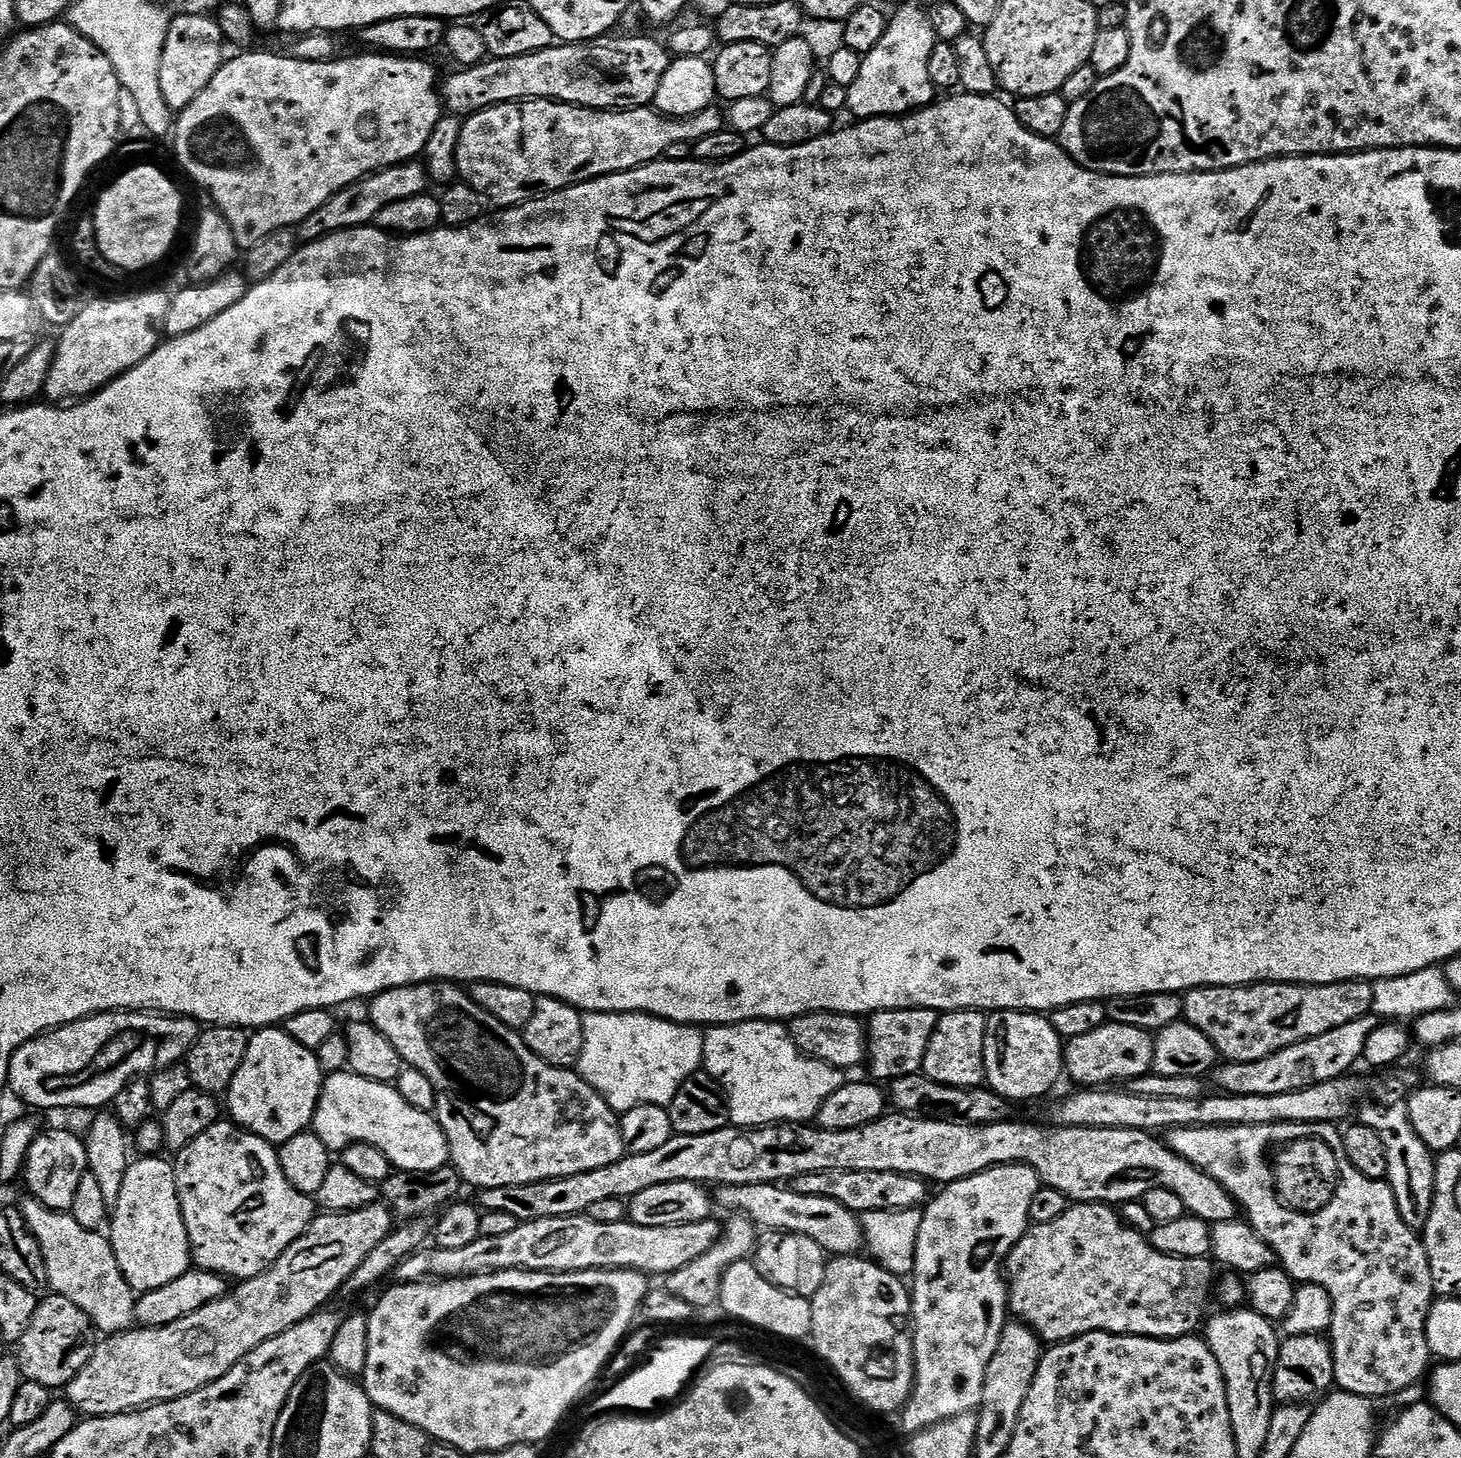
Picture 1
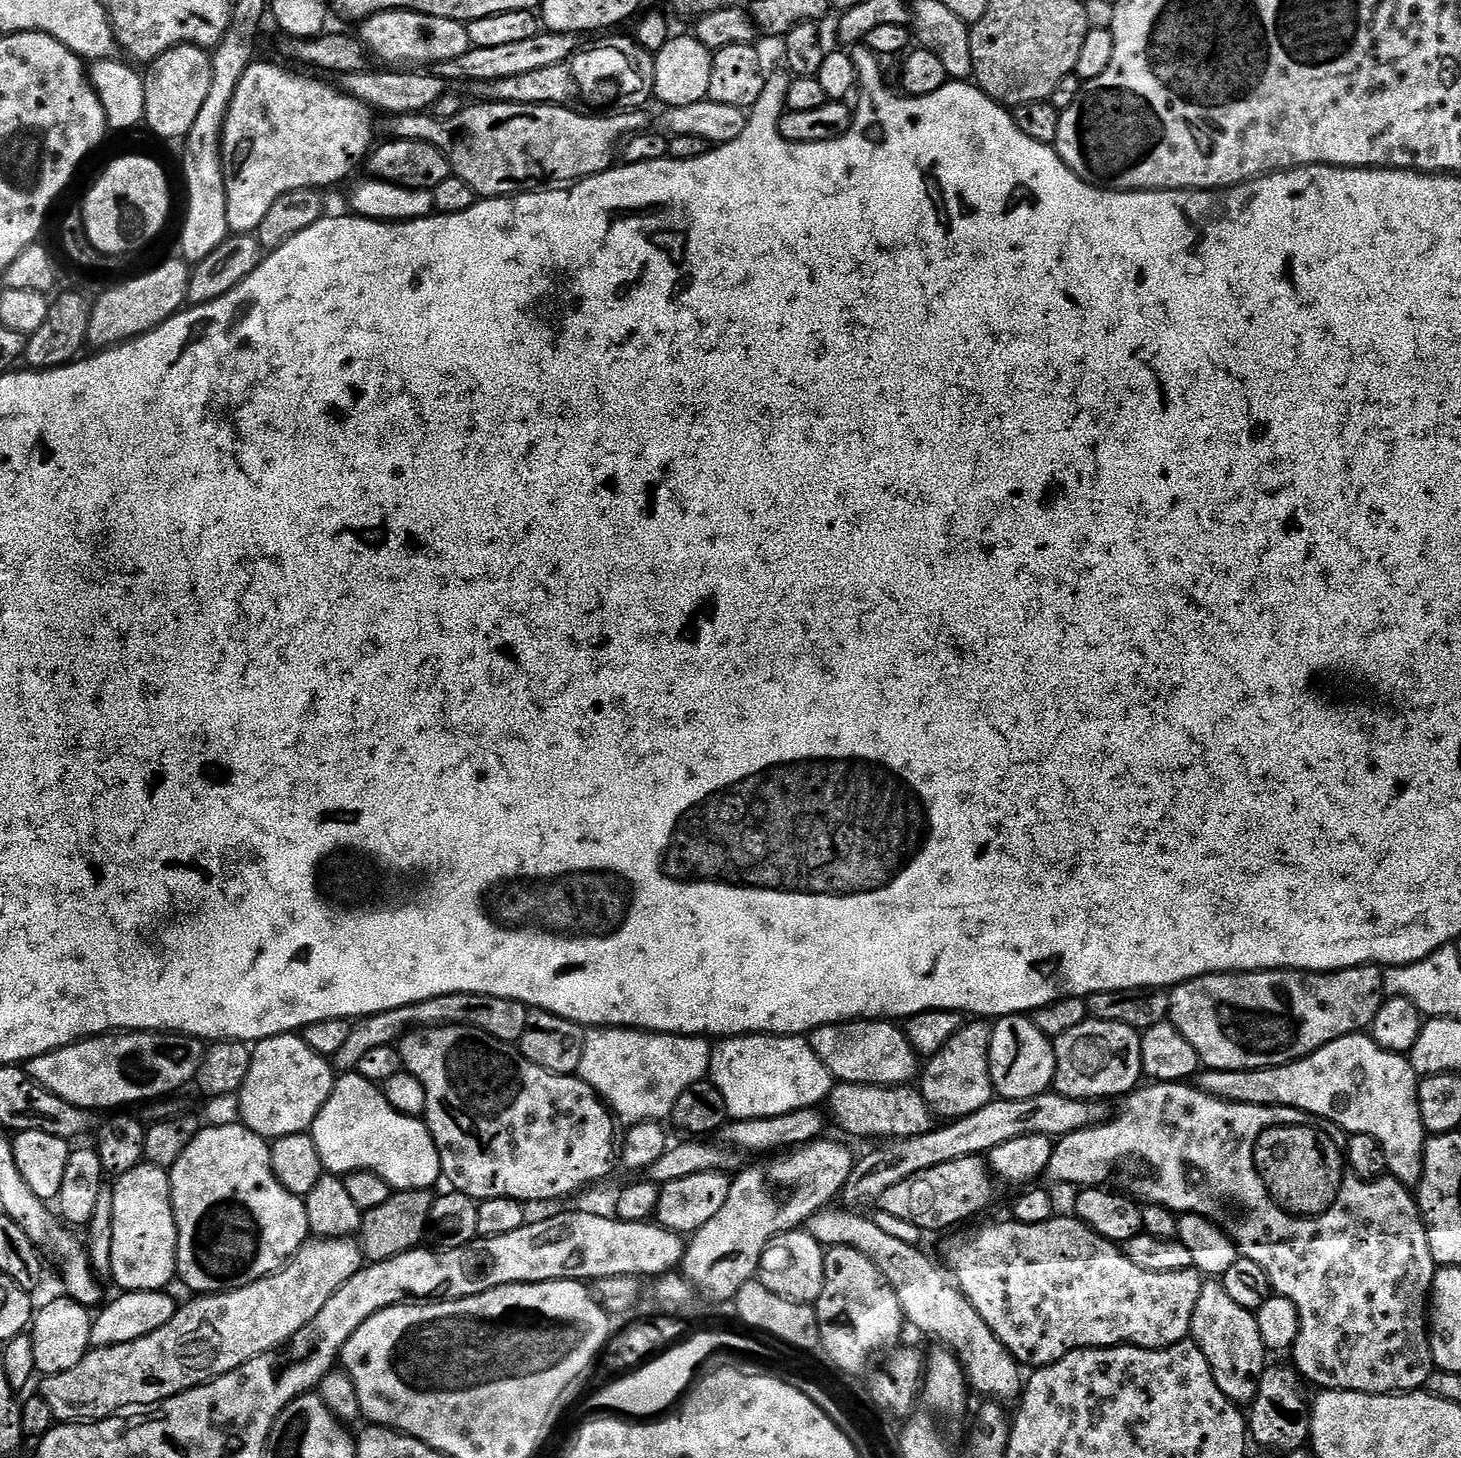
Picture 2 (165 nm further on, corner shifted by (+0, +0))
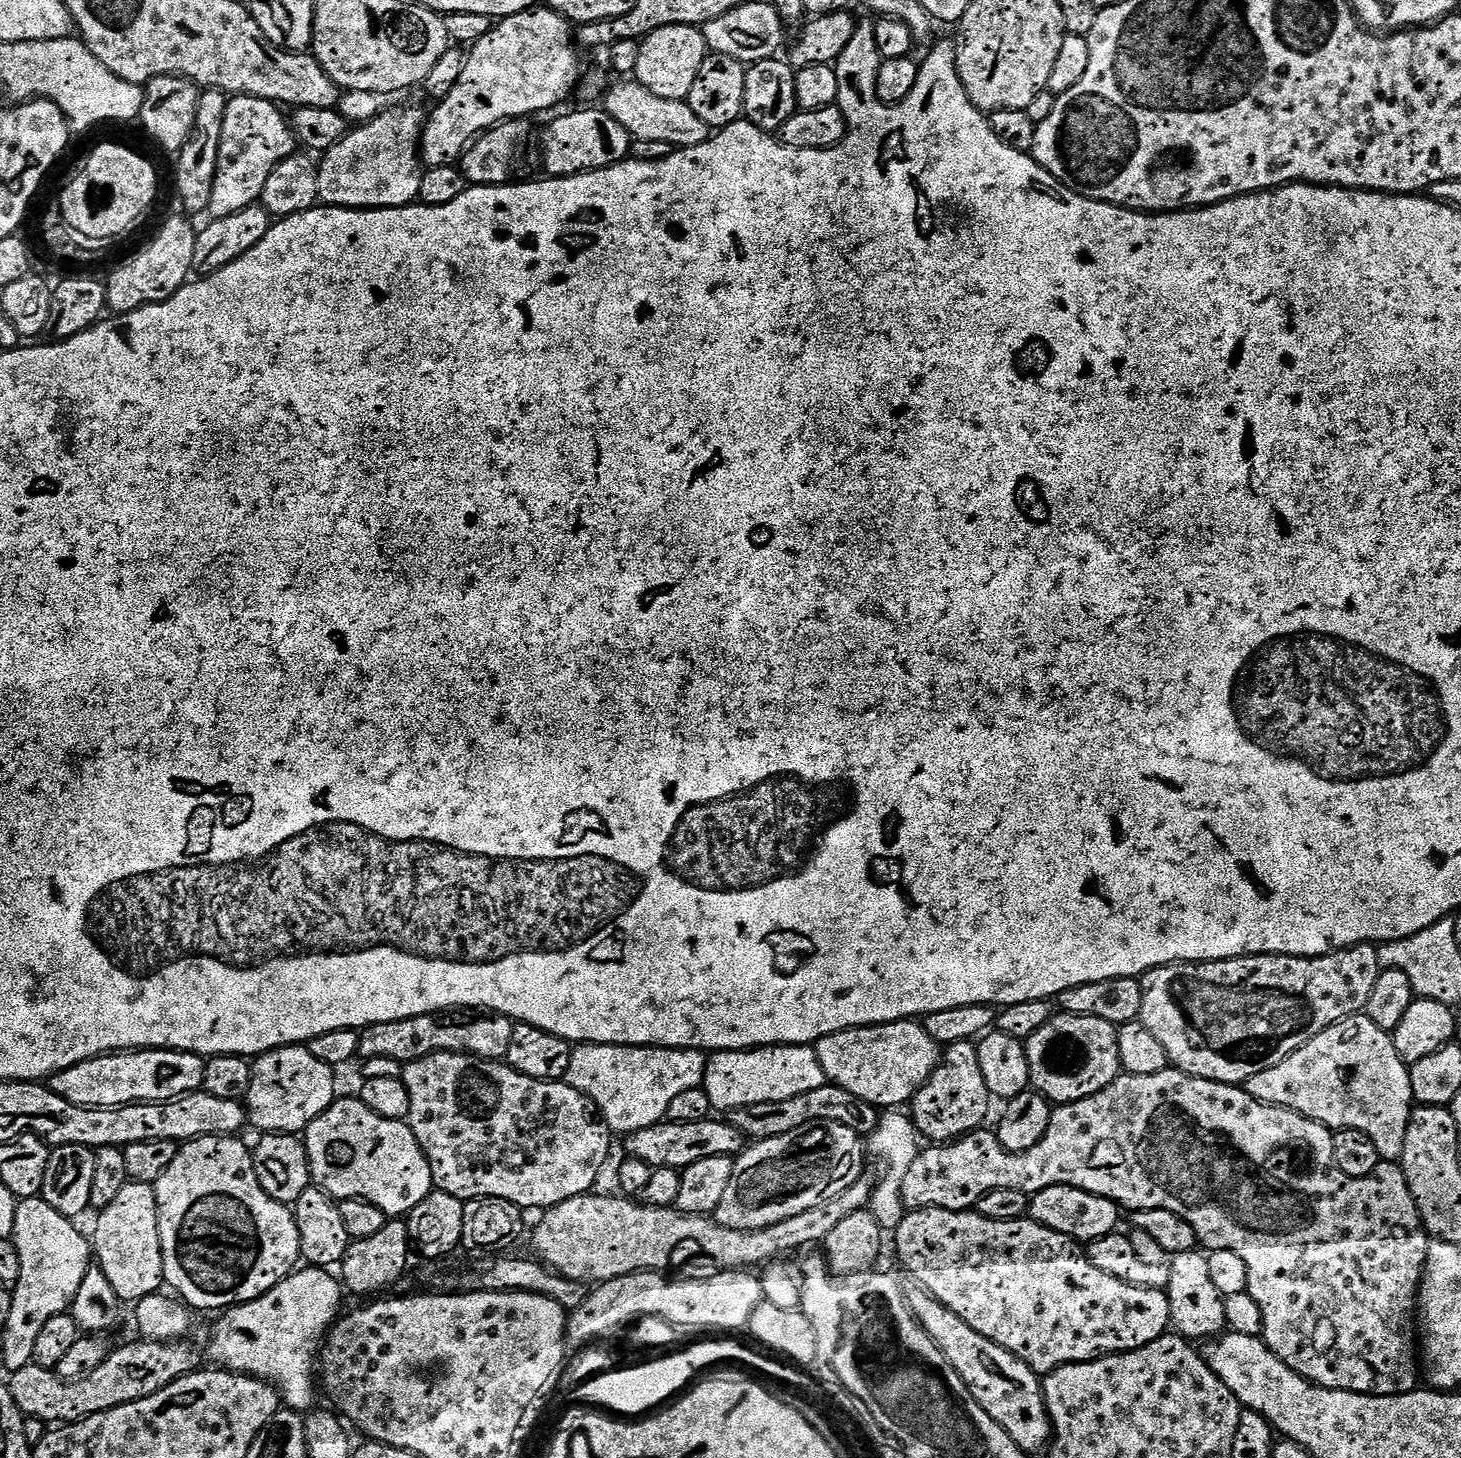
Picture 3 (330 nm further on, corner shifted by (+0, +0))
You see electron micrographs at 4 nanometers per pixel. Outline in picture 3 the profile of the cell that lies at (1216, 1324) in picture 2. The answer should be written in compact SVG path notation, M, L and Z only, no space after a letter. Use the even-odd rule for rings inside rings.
M1193 1250L1173 1255L1170 1262L1171 1282L1168 1287L1175 1331L1192 1342L1211 1341L1229 1327L1225 1299L1214 1284L1207 1257L1199 1252L1201 1251Z

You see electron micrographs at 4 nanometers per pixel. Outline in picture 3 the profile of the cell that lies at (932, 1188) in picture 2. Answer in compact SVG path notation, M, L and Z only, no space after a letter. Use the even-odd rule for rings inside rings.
M1169 1066L1166 1071L1158 1074L1142 1074L1141 1076L1130 1076L1121 1074L1115 1084L1111 1084L1106 1090L1102 1090L1098 1094L1094 1094L1085 1100L1079 1100L1073 1104L1062 1104L1052 1109L1052 1124L1048 1128L1048 1133L1044 1136L1042 1142L1038 1146L1034 1146L1026 1152L1011 1152L1002 1146L1002 1142L996 1137L995 1131L977 1130L955 1142L945 1143L943 1146L928 1146L928 1149L921 1151L915 1158L914 1162L907 1165L903 1169L904 1181L899 1181L898 1187L900 1196L904 1199L905 1209L915 1210L917 1208L945 1208L946 1210L954 1210L955 1212L967 1212L975 1209L979 1205L980 1200L986 1194L990 1194L996 1190L1014 1190L1026 1194L1029 1198L1037 1196L1039 1192L1050 1190L1052 1186L1070 1186L1078 1190L1086 1190L1095 1196L1101 1196L1107 1200L1113 1200L1114 1203L1120 1205L1121 1209L1131 1210L1132 1212L1145 1212L1146 1210L1170 1210L1170 1214L1178 1214L1178 1218L1182 1218L1196 1232L1196 1239L1201 1245L1205 1244L1205 1249L1217 1252L1218 1250L1230 1250L1234 1254L1238 1254L1246 1262L1248 1267L1248 1291L1247 1294L1254 1298L1254 1302L1260 1304L1260 1309L1264 1315L1264 1333L1262 1339L1271 1352L1277 1356L1280 1361L1286 1366L1290 1366L1290 1370L1294 1370L1298 1375L1303 1376L1312 1384L1319 1384L1321 1388L1333 1388L1334 1390L1346 1390L1347 1392L1357 1392L1358 1394L1366 1394L1367 1396L1401 1396L1407 1392L1417 1391L1416 1384L1422 1380L1422 1356L1418 1351L1418 1297L1420 1294L1420 1285L1424 1278L1424 1268L1428 1265L1428 1245L1430 1243L1430 1233L1424 1227L1424 1219L1420 1217L1420 1208L1416 1204L1416 1200L1412 1197L1412 1191L1408 1185L1408 1180L1404 1176L1404 1168L1400 1166L1381 1166L1373 1176L1368 1176L1364 1180L1354 1178L1350 1174L1342 1173L1341 1176L1332 1176L1330 1162L1336 1161L1334 1152L1334 1142L1330 1142L1331 1136L1334 1135L1333 1129L1327 1128L1326 1125L1318 1123L1316 1120L1306 1118L1301 1112L1292 1112L1288 1108L1276 1108L1272 1104L1263 1104L1258 1102L1249 1092L1245 1092L1243 1087L1235 1084L1219 1084L1213 1080L1203 1080L1197 1076L1188 1076L1185 1072L1177 1070L1175 1067ZM1288 1144L1296 1144L1298 1148L1310 1148L1316 1152L1318 1156L1318 1172L1316 1172L1316 1162L1294 1162L1294 1152L1296 1150L1288 1150Z

